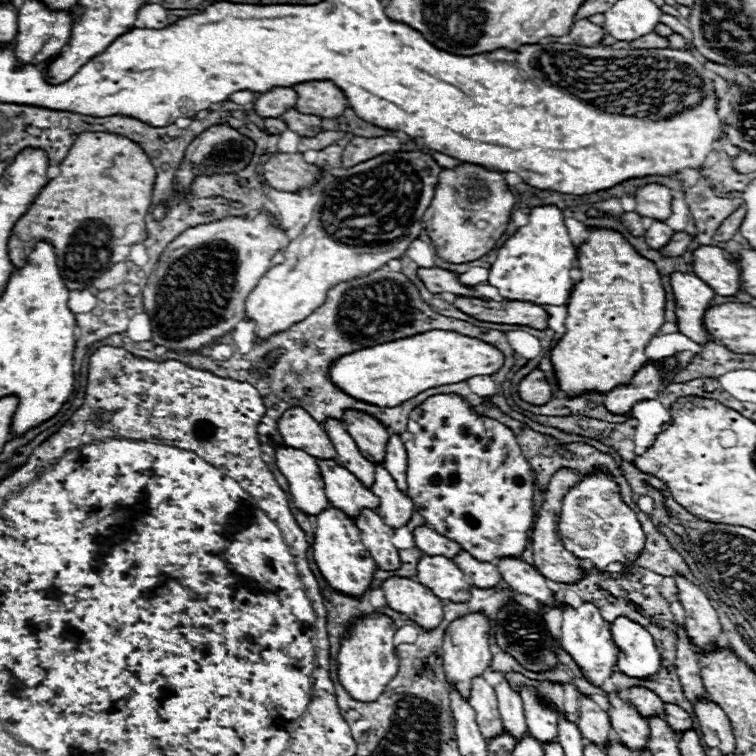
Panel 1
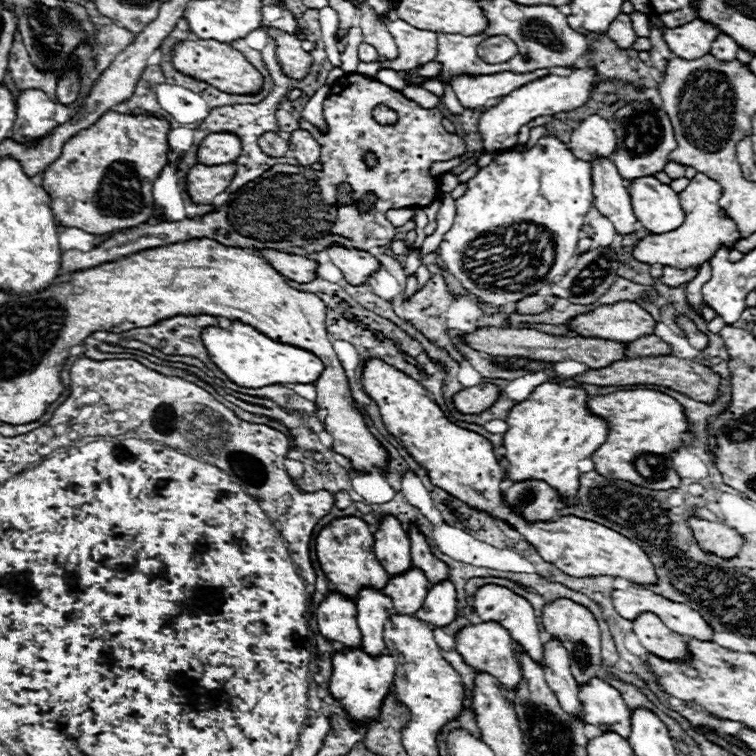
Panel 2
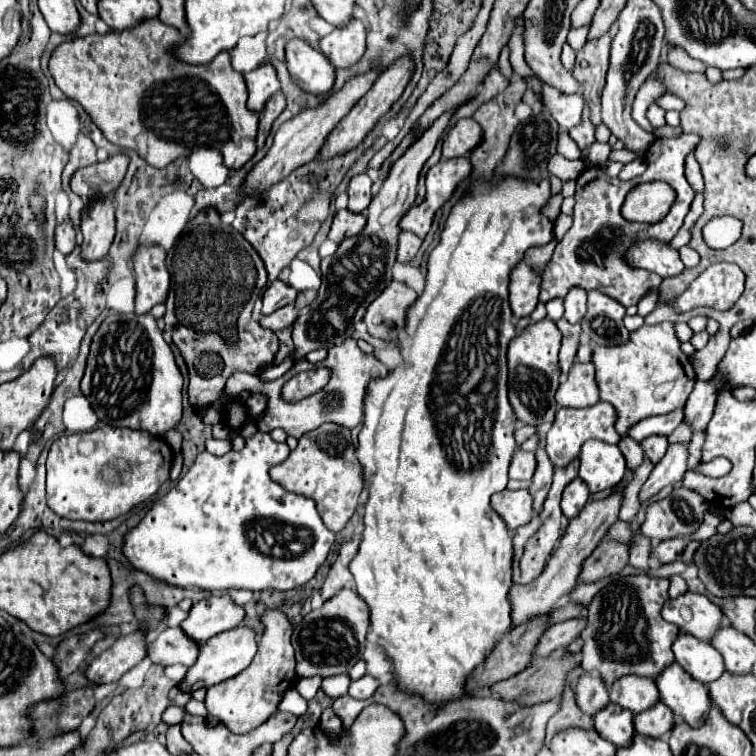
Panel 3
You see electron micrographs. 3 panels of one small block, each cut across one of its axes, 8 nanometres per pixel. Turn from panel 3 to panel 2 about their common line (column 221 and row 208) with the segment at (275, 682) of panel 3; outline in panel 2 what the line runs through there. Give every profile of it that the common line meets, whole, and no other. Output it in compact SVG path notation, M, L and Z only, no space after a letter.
M696 174L690 180L690 186L680 192L680 202L686 214L686 222L682 228L670 232L670 234L650 234L646 236L636 248L634 256L640 258L640 262L646 264L664 264L664 266L678 266L678 268L700 268L702 262L710 260L720 244L732 246L740 236L730 218L722 218L720 212L720 184L706 174Z

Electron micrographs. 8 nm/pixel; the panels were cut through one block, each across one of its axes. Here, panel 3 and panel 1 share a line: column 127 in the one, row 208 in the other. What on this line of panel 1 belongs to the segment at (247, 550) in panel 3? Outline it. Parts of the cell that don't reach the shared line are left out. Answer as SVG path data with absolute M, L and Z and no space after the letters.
M536 206L530 212L530 222L514 236L510 236L498 250L498 258L490 268L488 284L496 286L506 300L524 300L544 306L568 304L574 288L572 268L576 262L576 248L568 238L562 210L556 206Z

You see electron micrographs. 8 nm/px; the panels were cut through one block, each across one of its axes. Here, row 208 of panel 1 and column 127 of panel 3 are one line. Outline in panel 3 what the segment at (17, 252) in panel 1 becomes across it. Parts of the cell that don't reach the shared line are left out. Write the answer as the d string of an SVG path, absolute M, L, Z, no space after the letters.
M146 18L130 30L110 30L108 34L96 32L58 44L50 54L48 70L56 86L90 114L92 122L112 144L136 150L150 166L164 168L196 148L210 146L222 152L228 170L240 170L256 154L254 138L260 116L246 108L248 90L244 76L232 68L228 52L218 54L210 64L202 66L178 62L168 50L182 40L184 36L176 28L158 18Z

